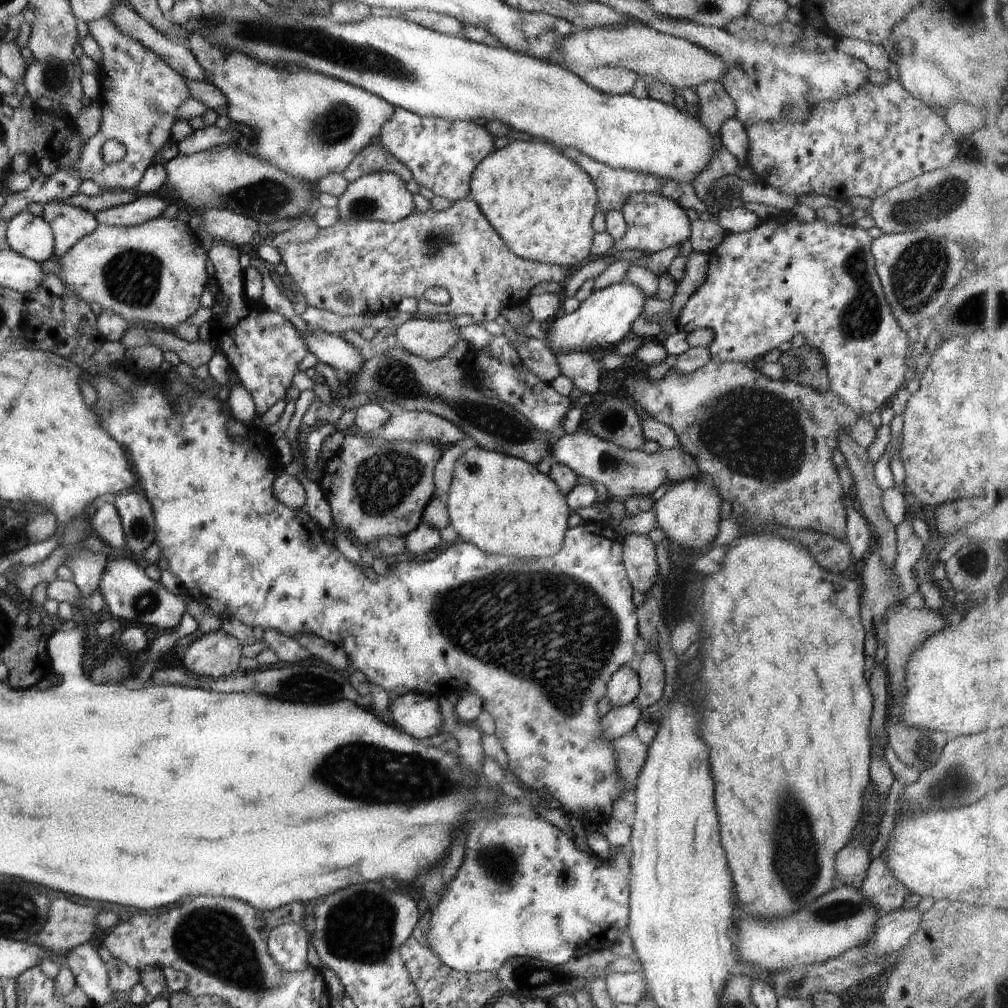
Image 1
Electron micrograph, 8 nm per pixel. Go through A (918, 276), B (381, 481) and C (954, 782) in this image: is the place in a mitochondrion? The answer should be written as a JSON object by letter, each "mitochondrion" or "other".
{"A":"mitochondrion","B":"mitochondrion","C":"mitochondrion"}

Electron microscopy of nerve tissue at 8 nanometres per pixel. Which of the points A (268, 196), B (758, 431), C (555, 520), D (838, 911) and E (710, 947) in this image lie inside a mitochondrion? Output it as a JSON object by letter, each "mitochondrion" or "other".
{"A":"mitochondrion","B":"mitochondrion","C":"other","D":"mitochondrion","E":"other"}

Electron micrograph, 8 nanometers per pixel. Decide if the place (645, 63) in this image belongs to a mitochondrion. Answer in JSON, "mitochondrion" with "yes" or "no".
{"mitochondrion":"no"}

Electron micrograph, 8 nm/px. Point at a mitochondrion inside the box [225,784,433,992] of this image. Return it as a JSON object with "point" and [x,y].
{"point":[361,929]}

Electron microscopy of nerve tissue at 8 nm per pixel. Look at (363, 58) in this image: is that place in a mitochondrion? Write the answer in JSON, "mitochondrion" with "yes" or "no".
{"mitochondrion":"yes"}

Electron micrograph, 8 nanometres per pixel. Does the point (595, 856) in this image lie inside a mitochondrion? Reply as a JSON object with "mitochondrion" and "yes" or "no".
{"mitochondrion":"no"}

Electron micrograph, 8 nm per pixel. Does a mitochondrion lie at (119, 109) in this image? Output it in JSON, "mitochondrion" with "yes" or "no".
{"mitochondrion":"no"}

